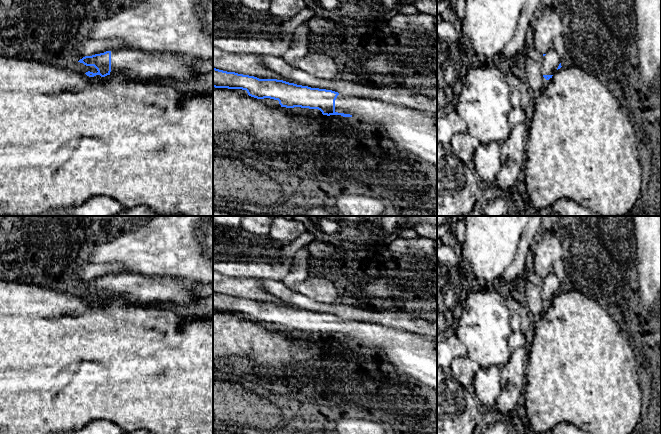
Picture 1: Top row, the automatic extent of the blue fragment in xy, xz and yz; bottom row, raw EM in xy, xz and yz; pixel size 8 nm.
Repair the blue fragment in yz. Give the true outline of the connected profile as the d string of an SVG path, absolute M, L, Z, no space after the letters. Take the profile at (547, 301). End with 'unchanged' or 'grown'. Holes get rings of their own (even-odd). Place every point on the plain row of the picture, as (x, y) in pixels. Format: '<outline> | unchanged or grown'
M554 274L543 278L541 283L541 297L546 304L552 302L554 297L561 291L560 280Z | grown

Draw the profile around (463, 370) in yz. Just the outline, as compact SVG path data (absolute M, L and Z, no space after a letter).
M469 357L456 358L451 364L451 378L474 393L473 378L481 367Z

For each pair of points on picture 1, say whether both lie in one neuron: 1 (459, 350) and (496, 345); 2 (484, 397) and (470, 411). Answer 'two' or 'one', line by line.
1: two
2: two

